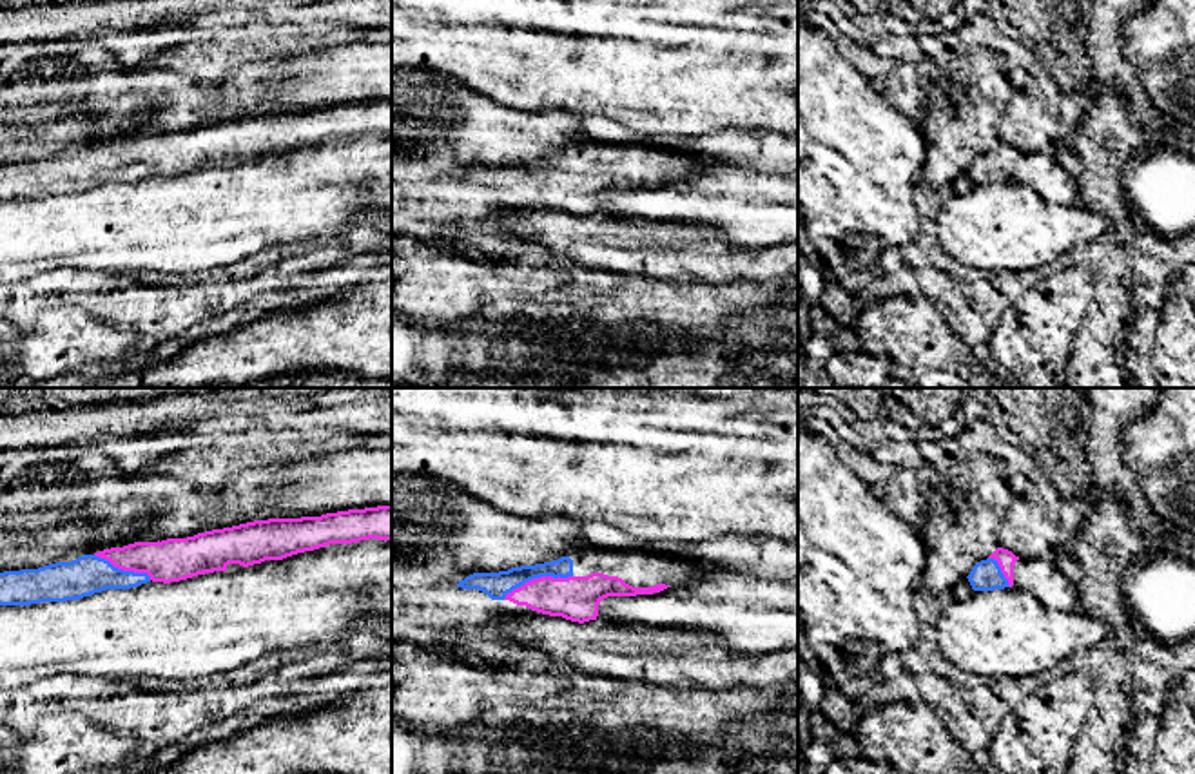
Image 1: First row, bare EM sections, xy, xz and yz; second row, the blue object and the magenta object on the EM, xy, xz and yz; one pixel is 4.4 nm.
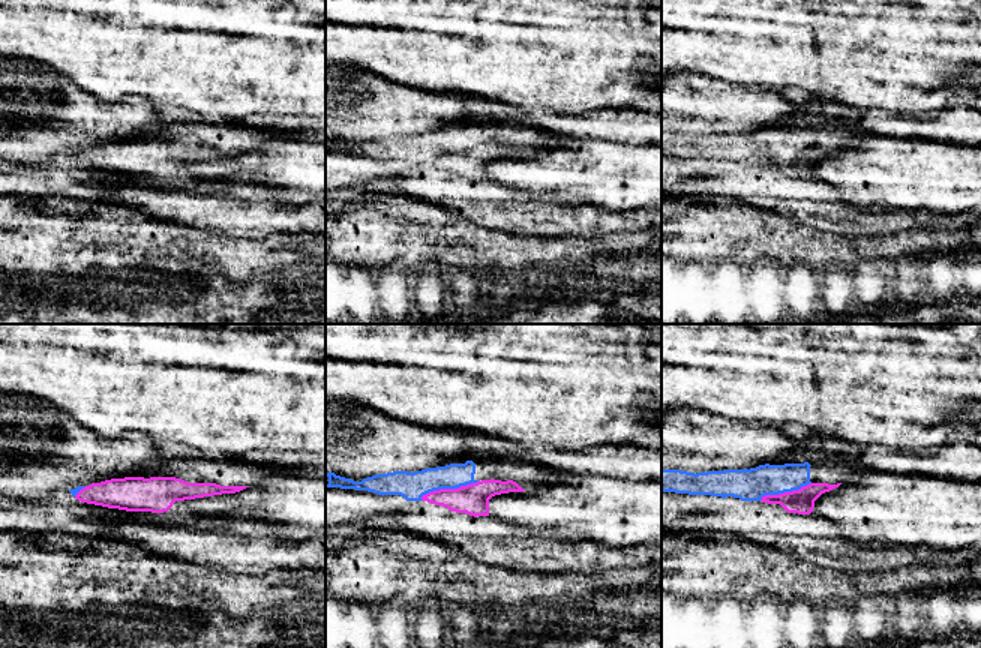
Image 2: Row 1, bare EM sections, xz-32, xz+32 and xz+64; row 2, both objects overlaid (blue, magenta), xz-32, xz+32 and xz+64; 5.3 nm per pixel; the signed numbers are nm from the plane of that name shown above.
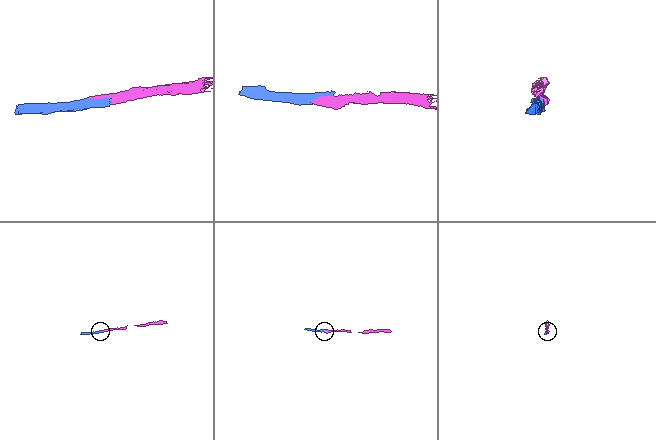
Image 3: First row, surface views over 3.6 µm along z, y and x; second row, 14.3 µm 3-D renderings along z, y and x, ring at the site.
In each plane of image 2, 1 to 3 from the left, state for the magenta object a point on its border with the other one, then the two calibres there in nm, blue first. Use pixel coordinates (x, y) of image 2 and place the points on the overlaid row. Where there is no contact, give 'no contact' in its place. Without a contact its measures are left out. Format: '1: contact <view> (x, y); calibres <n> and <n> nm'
1: contact xz-32 (80, 489); calibres 40 and 180 nm
2: contact xz+32 (447, 488); calibres 150 and 160 nm
3: contact xz+64 (785, 491); calibres 180 and 140 nm

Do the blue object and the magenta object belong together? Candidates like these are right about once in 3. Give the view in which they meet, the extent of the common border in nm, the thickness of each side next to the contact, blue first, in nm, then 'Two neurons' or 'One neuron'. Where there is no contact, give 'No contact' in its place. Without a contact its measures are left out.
Touches blue in xz. Shared border 320 nm. Thickness 110 nm (blue) against 200 nm. One neuron

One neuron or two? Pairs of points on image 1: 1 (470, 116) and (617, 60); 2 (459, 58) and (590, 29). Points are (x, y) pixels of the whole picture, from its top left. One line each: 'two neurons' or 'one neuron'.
1: two neurons
2: one neuron

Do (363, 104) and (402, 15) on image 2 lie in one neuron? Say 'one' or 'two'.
two

